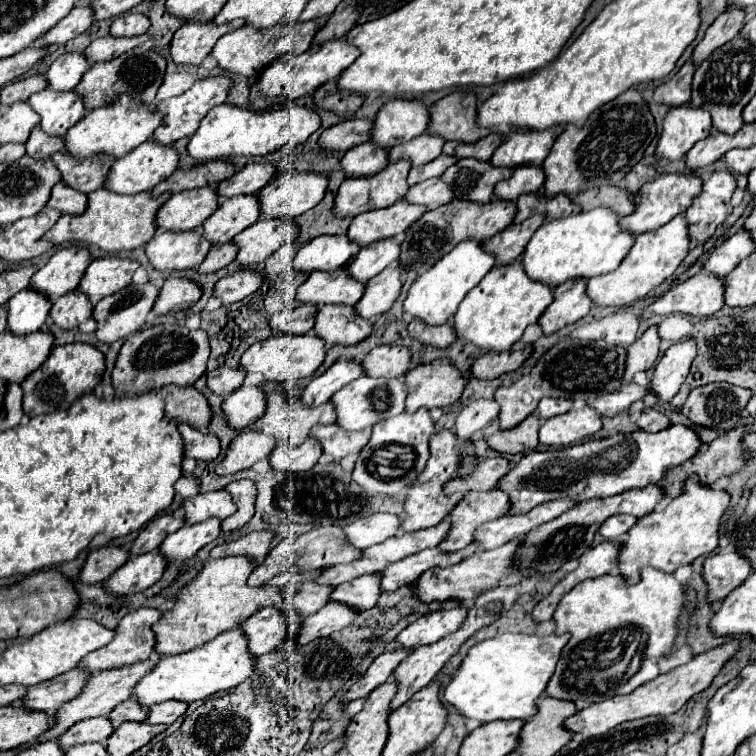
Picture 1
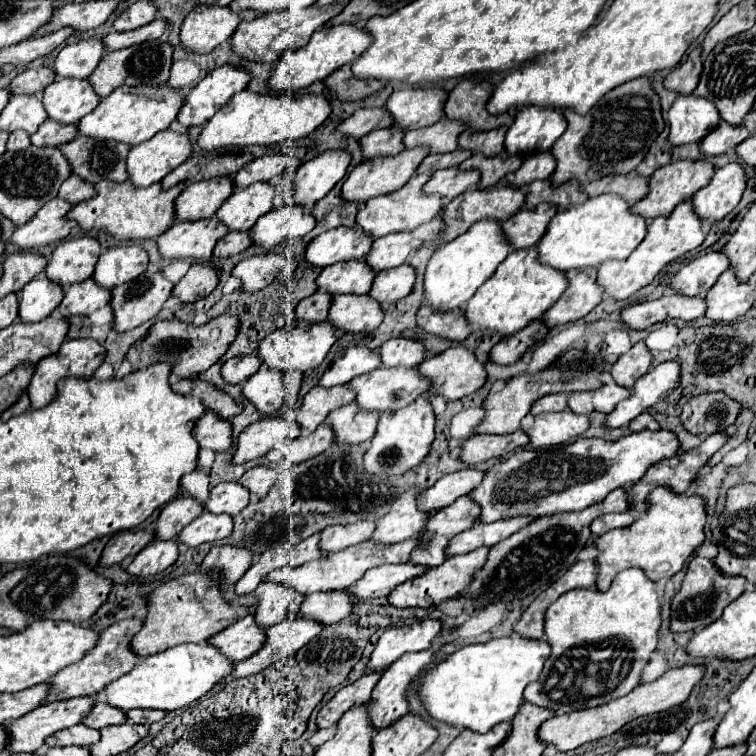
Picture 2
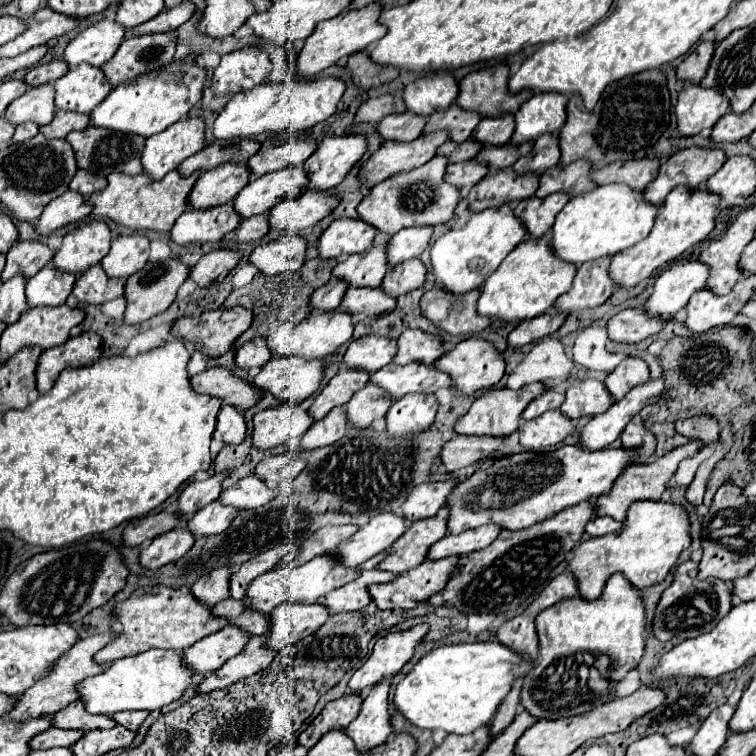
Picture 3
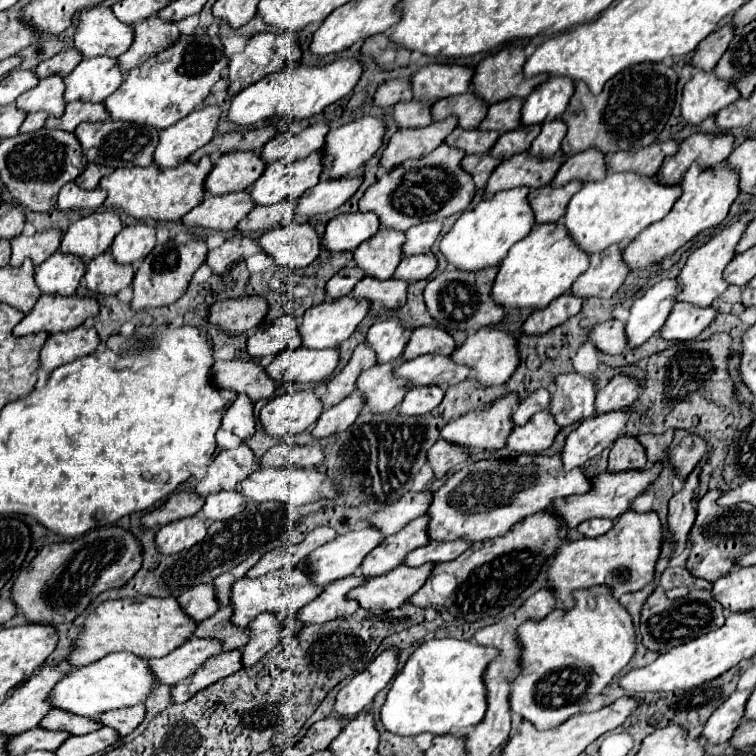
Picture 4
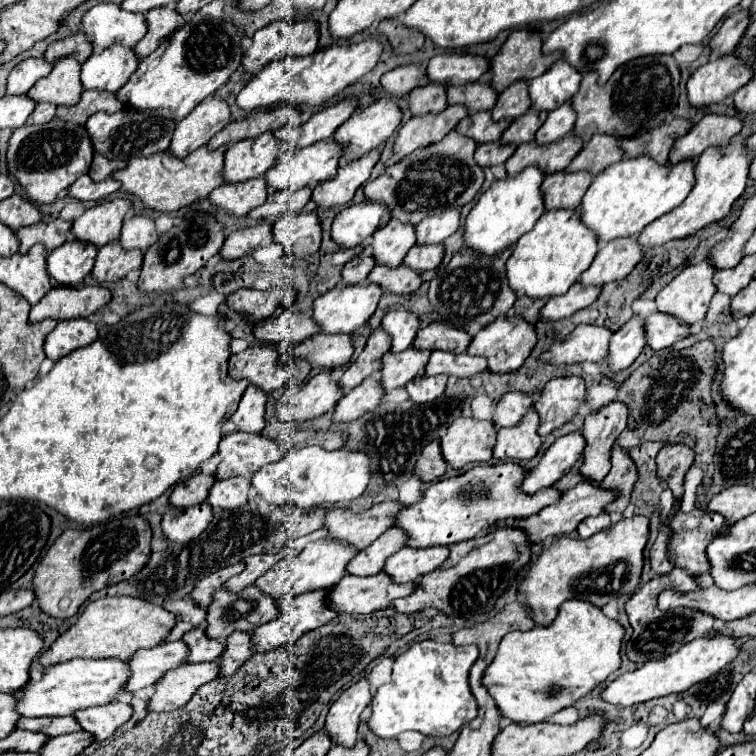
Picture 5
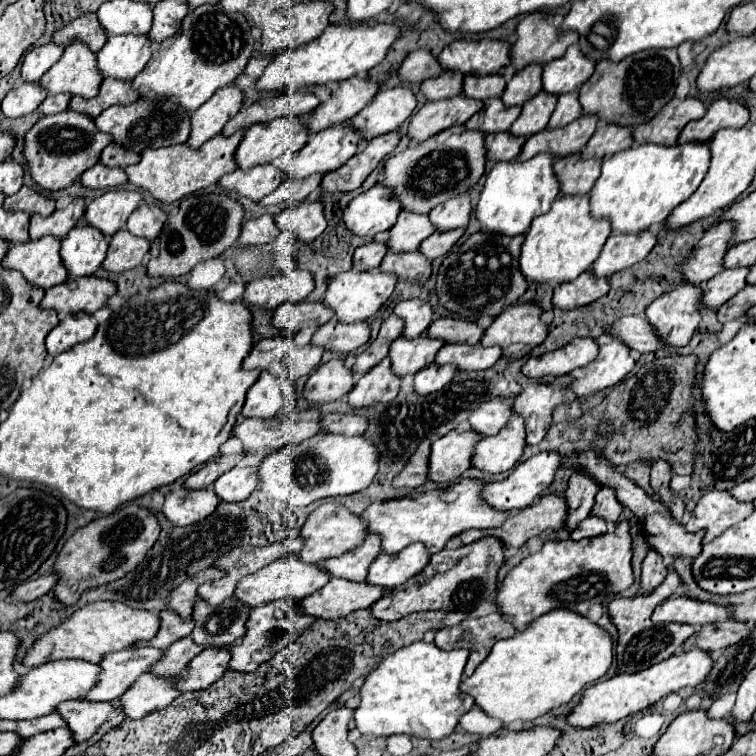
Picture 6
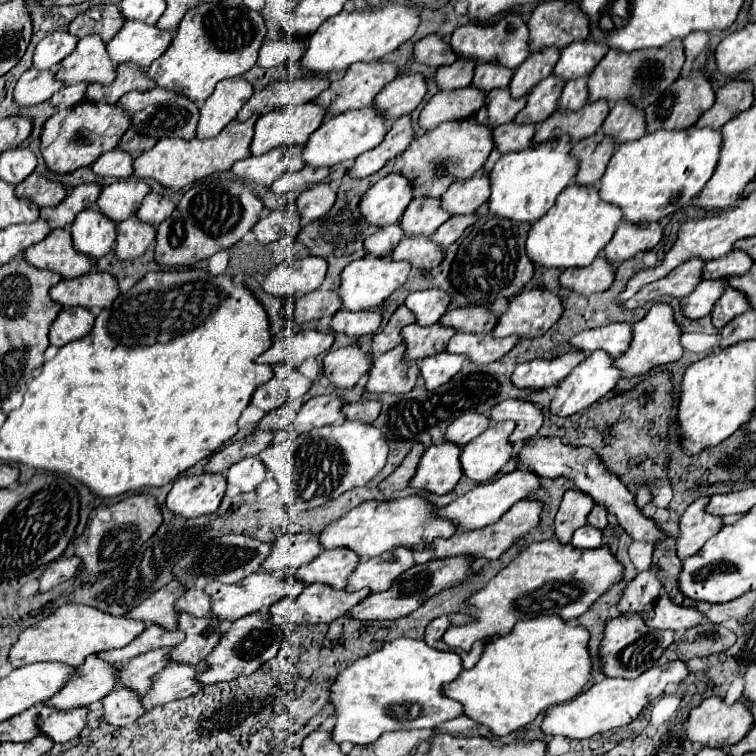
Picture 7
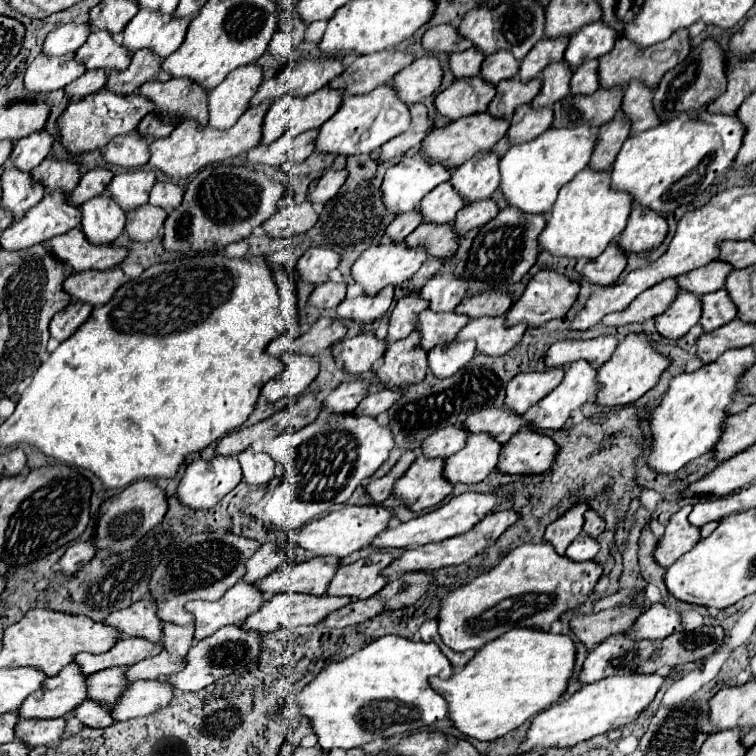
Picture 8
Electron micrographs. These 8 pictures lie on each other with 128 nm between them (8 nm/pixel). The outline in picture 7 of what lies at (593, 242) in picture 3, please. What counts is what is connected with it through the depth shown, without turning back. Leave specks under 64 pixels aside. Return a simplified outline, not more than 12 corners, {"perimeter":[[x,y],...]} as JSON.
{"perimeter":[[714,128],[616,148],[600,198],[662,220],[696,198],[722,152]]}

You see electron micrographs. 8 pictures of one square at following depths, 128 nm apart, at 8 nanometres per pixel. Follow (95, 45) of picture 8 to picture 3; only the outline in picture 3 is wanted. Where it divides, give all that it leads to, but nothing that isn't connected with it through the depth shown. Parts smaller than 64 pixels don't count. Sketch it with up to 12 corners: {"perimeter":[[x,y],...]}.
{"perimeter":[[52,84],[28,88],[8,106],[12,124],[44,126],[56,114]]}

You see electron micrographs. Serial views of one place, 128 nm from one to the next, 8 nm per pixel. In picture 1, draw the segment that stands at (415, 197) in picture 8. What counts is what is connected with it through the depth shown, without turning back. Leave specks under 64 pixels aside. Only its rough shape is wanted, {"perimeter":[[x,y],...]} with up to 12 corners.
{"perimeter":[[346,234],[316,236],[298,250],[296,270],[336,270],[360,246]]}

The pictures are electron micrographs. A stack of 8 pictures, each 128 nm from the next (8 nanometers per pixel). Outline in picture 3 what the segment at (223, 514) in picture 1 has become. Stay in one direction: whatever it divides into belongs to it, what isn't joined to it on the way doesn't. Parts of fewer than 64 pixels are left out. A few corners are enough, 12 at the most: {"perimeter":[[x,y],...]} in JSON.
{"perimeter":[[252,476],[230,482],[222,504],[240,510],[264,506],[284,492]]}

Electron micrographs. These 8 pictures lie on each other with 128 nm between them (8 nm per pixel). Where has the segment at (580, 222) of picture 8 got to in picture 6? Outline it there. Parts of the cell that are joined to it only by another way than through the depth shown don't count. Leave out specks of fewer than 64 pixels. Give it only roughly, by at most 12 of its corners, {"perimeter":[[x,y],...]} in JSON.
{"perimeter":[[588,194],[532,220],[520,268],[556,286],[592,268],[612,226]]}

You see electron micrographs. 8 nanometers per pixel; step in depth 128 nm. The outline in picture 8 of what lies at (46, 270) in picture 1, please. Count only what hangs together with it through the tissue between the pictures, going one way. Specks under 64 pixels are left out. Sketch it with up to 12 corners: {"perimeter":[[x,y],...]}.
{"perimeter":[[154,170],[114,176],[106,192],[124,210],[148,202]]}

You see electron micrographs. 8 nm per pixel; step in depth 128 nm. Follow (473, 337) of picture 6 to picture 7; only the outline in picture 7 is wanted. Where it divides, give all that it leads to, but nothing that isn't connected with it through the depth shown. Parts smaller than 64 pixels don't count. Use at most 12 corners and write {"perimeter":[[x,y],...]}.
{"perimeter":[[488,306],[448,310],[440,324],[460,332],[490,332],[498,318]]}

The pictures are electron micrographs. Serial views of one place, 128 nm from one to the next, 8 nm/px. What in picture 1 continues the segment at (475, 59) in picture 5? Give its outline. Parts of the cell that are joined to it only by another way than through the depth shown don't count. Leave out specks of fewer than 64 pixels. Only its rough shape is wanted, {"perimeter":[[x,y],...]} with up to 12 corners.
{"perimeter":[[390,100],[376,114],[370,140],[382,148],[428,128],[430,106]]}

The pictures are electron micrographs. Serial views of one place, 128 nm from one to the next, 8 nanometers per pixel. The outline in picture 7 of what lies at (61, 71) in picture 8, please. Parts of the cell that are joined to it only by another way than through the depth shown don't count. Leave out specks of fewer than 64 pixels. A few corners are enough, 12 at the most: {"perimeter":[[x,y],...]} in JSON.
{"perimeter":[[30,68],[14,88],[20,106],[46,102],[64,82],[52,70]]}

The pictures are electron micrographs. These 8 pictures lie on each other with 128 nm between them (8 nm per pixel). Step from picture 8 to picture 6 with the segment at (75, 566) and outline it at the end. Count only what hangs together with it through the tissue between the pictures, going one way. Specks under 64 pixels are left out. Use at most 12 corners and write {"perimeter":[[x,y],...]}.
{"perimeter":[[54,572],[26,580],[14,590],[22,602],[48,594],[58,576]]}

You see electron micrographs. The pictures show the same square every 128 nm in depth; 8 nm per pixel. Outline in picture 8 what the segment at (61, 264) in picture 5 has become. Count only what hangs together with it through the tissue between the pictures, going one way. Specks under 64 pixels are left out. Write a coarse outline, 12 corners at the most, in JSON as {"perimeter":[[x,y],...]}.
{"perimeter":[[110,196],[82,204],[82,230],[92,244],[114,242],[126,224]]}

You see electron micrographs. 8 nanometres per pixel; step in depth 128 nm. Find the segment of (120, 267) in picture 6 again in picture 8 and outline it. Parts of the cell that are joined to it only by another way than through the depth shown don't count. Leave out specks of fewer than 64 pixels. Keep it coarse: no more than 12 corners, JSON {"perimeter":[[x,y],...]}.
{"perimeter":[[152,204],[128,212],[126,232],[148,242],[158,236],[168,212]]}

